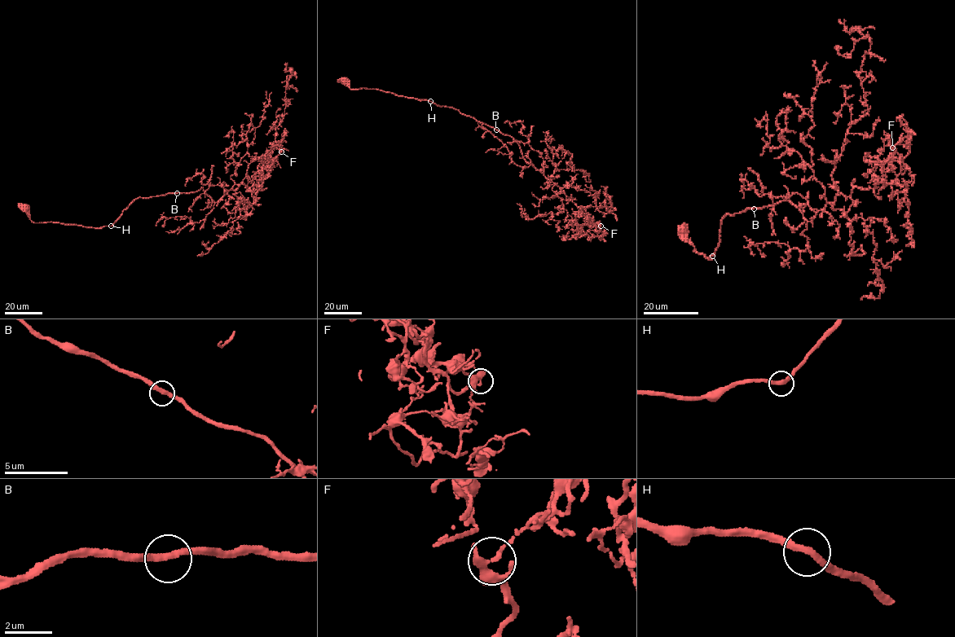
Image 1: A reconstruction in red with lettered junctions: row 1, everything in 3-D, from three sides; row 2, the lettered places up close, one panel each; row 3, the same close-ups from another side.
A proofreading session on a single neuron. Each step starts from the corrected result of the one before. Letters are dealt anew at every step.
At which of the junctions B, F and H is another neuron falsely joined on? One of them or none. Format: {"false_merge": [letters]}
{"false_merge": ["F"]}

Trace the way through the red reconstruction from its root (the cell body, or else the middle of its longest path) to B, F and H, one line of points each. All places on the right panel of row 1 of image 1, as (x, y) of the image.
B: (681, 231), (694, 247), (693, 251), (710, 259), (719, 241), (721, 220), (727, 214), (754, 208)
F: (681, 231), (693, 251), (710, 259), (727, 214), (789, 200), (810, 221), (837, 195), (874, 189), (892, 147)
H: (681, 231), (694, 247), (693, 251), (708, 259), (712, 256)

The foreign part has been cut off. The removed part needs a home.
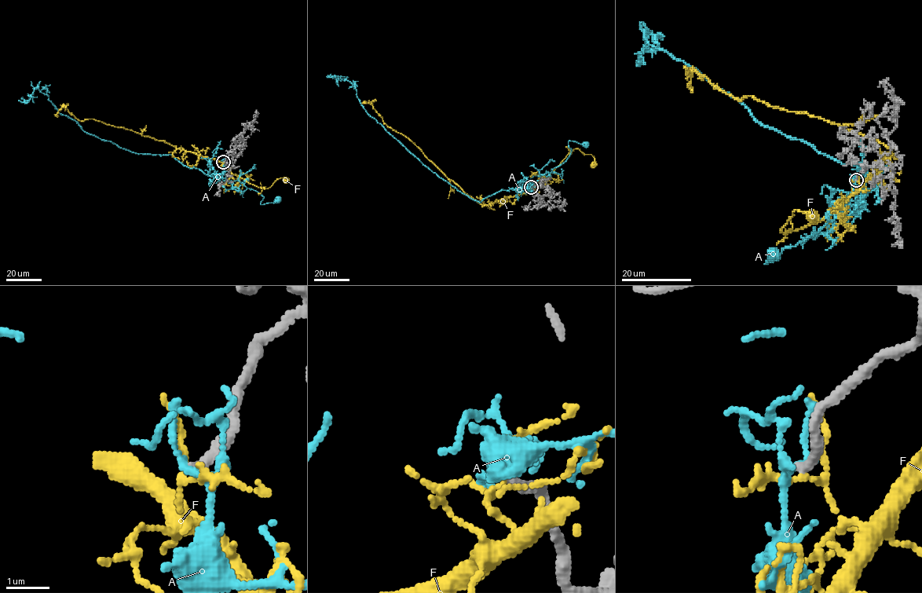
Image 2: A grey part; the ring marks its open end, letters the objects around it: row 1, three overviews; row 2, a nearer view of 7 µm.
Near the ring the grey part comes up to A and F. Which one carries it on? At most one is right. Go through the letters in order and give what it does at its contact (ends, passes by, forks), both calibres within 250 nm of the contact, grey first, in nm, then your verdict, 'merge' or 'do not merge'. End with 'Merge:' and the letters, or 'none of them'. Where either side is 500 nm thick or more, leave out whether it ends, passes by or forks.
A: it forks | 240/120 nm | do not merge
F: it forks | 280/100 nm | do not merge
Merge: none of them

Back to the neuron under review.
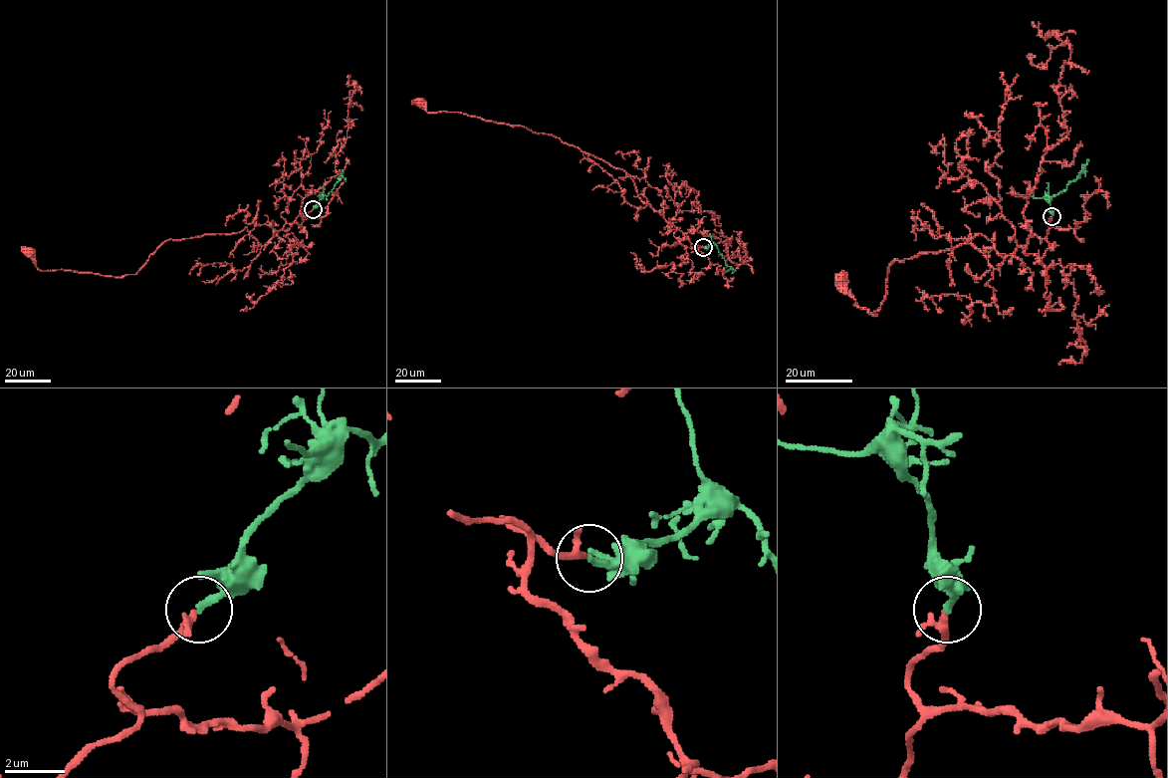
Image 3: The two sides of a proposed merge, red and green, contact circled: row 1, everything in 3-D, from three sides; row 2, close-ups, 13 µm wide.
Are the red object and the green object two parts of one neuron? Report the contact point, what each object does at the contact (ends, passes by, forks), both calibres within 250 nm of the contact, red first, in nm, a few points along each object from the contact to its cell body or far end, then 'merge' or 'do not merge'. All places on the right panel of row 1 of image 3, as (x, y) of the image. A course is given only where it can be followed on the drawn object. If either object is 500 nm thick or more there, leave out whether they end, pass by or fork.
place (1051, 216); red passes by; green ends; calibres 200 and 240 nm; course red (1051, 216), (1044, 238), (1032, 234), (997, 268), (970, 243), (895, 260), (874, 315), (854, 305), (839, 281); course green (1051, 216), (1047, 196), (1063, 191), (1075, 180), (1088, 159); merge

